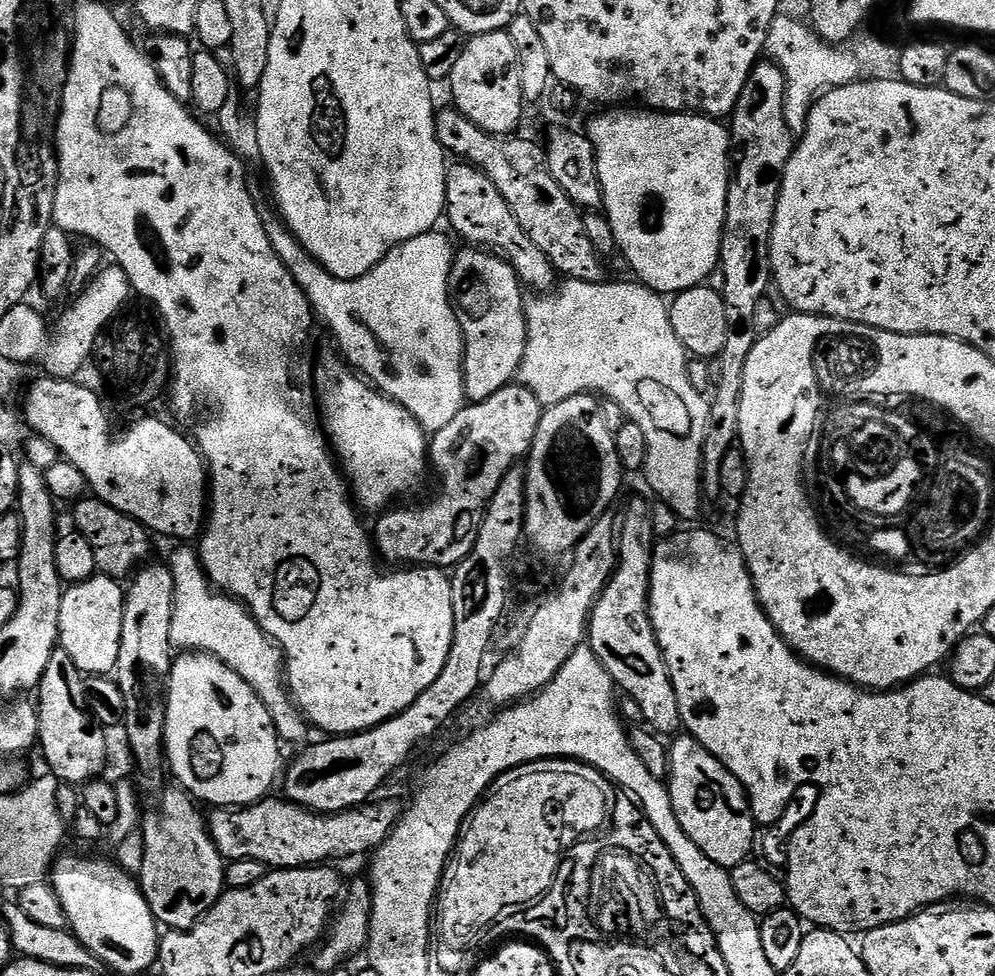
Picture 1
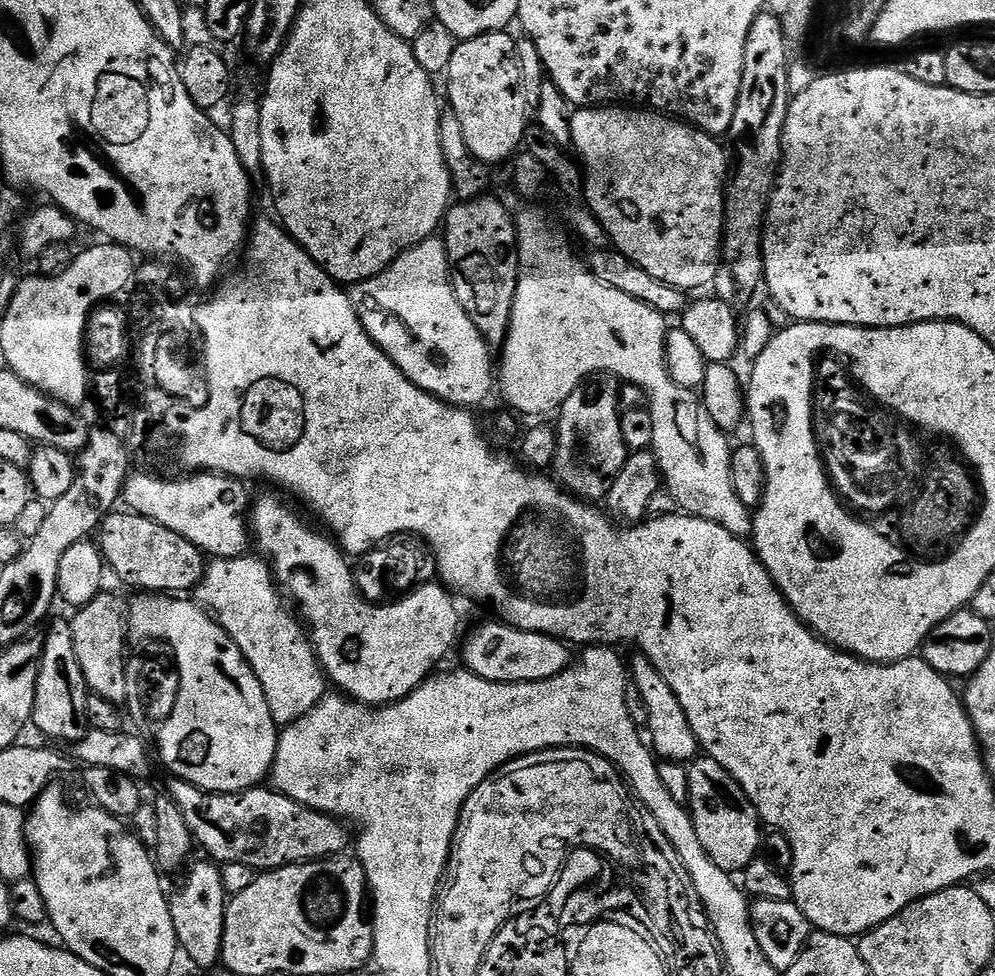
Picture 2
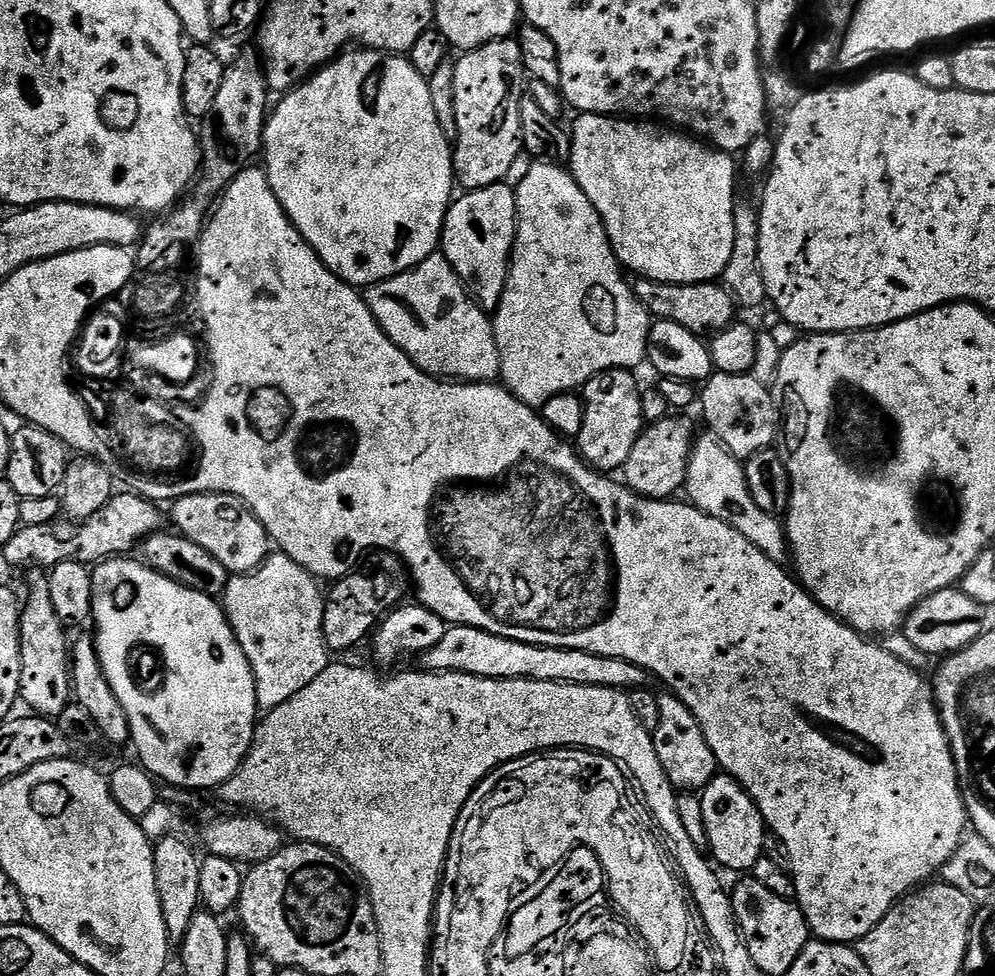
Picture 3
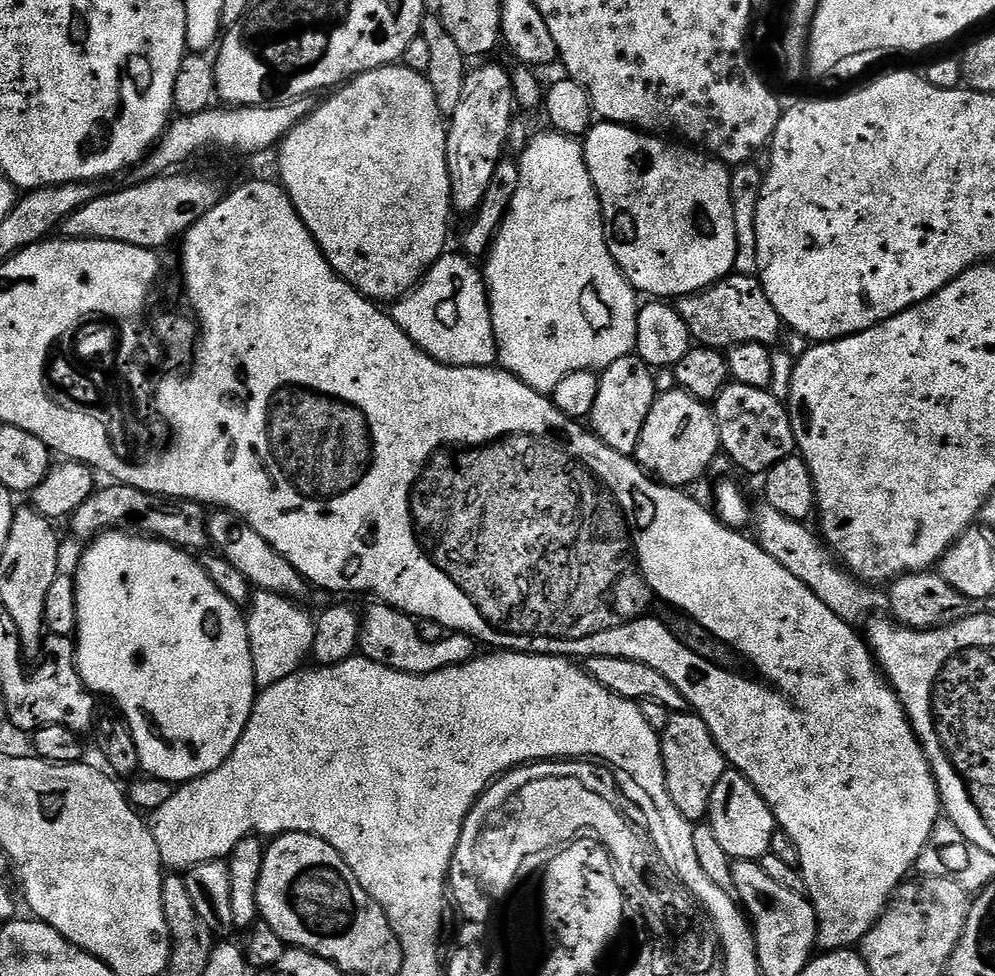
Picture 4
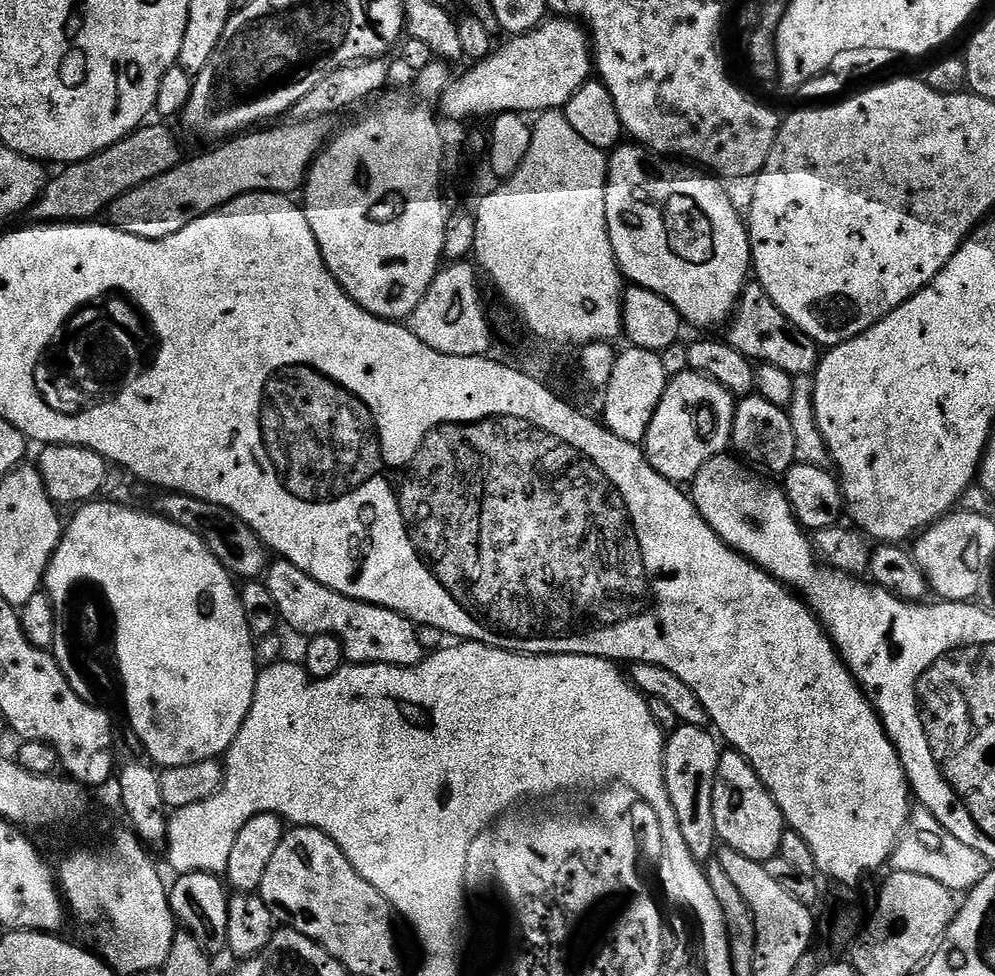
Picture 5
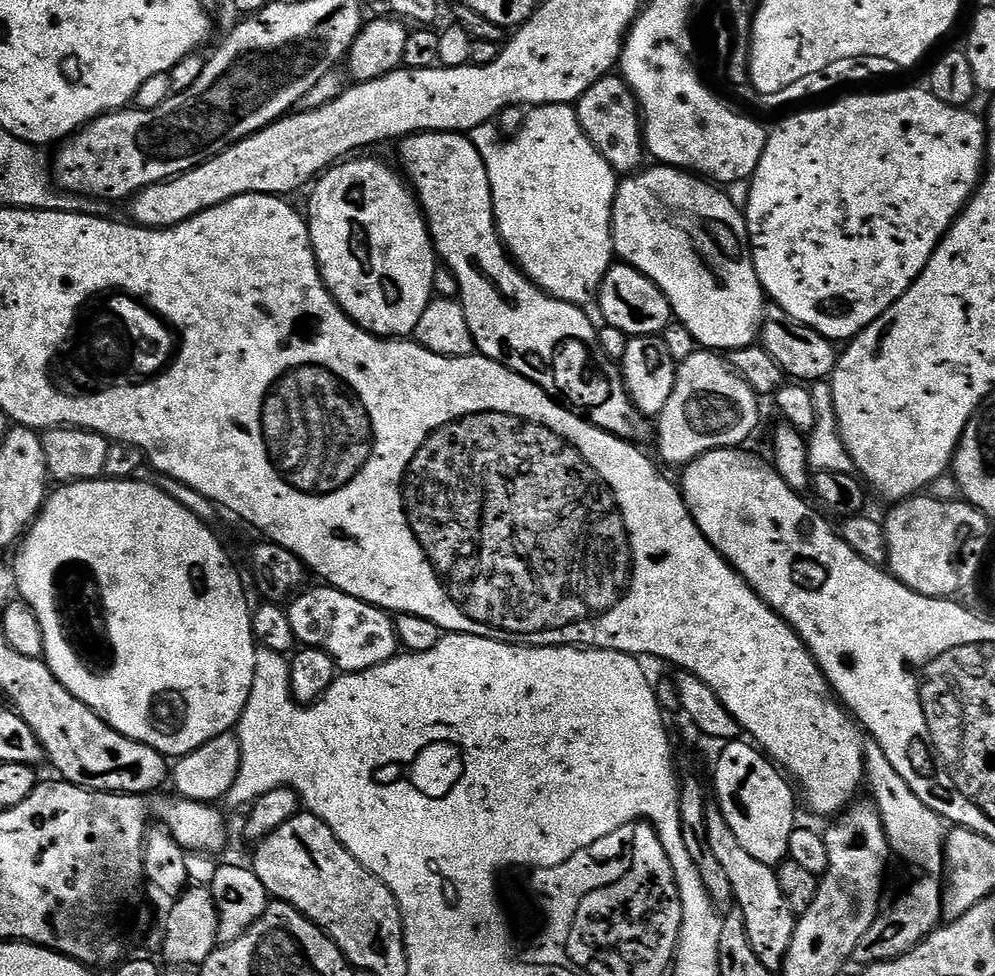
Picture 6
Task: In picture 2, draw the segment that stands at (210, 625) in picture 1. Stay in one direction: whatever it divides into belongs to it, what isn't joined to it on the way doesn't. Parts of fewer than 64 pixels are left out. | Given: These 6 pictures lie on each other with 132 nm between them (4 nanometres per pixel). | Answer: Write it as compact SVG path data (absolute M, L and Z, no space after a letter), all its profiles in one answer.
M245 554L225 560L213 559L205 567L204 577L200 579L200 585L194 590L194 600L201 608L211 613L224 627L226 634L234 638L234 642L238 642L238 650L242 650L246 662L250 662L266 694L266 706L270 706L270 714L274 722L277 726L287 726L302 718L310 710L314 710L316 703L326 694L326 688L324 688L326 677L323 668L320 667L320 660L312 648L305 625L291 611L288 613L284 609L284 604L276 593L277 585L274 583L272 569L267 559L252 555Z

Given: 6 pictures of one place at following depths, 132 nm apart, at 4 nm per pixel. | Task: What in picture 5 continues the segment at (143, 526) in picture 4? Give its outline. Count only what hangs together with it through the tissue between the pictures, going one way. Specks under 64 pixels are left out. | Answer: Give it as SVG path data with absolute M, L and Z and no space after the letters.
M171 490L155 497L154 508L159 515L165 516L170 522L178 526L186 526L191 532L201 536L206 546L210 546L210 550L218 558L218 562L222 562L222 566L226 566L233 577L244 582L252 582L267 573L270 567L269 549L265 548L258 534L254 534L250 526L240 523L230 510L193 496L187 496L185 492Z

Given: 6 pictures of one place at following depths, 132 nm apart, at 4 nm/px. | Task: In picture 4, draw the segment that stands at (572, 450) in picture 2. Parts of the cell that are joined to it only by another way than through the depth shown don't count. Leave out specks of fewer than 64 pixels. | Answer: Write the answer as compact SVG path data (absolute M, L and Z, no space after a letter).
M633 354L618 358L618 362L599 373L599 378L598 399L594 401L590 417L591 431L595 432L599 440L606 442L606 446L618 450L618 454L635 457L642 426L658 395L654 386L653 369L649 368L645 360Z

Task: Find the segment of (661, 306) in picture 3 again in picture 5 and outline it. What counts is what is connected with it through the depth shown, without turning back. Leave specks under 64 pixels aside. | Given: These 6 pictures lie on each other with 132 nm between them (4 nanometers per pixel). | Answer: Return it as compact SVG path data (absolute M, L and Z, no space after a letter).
M759 282L745 284L744 292L736 304L736 311L726 325L726 331L726 342L734 346L734 350L741 352L747 360L779 366L794 378L813 375L820 364L821 345L802 330L798 330L798 326L794 326L794 322L790 322L790 318L786 318L786 314L782 314L778 306L774 306L774 302Z

